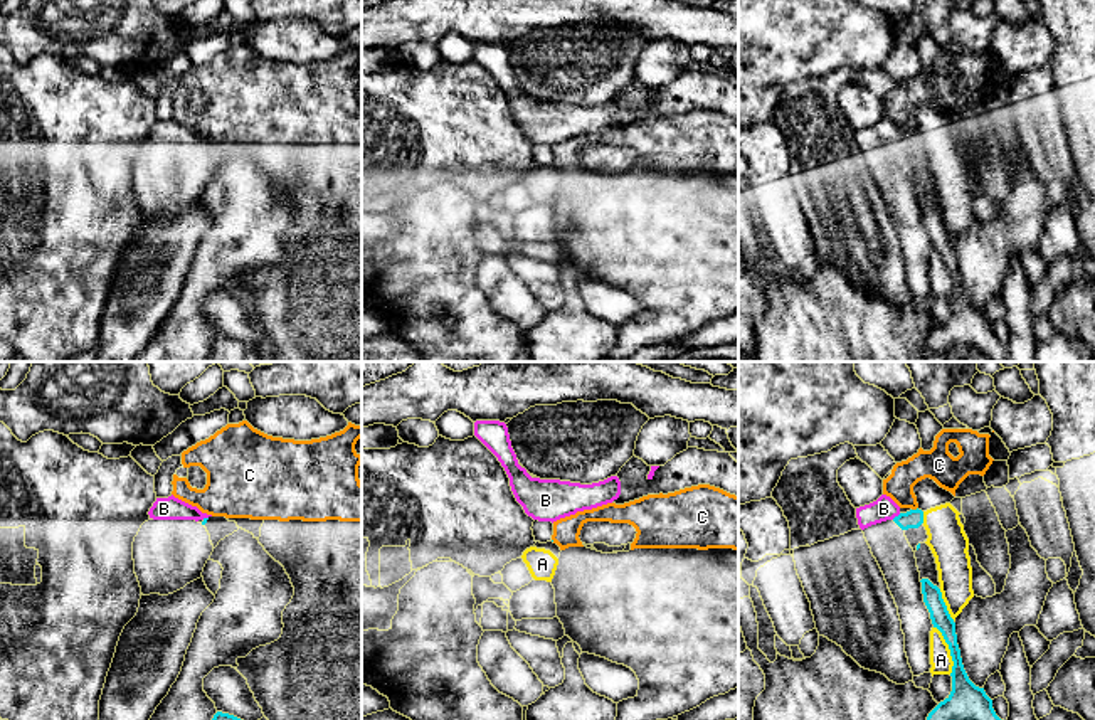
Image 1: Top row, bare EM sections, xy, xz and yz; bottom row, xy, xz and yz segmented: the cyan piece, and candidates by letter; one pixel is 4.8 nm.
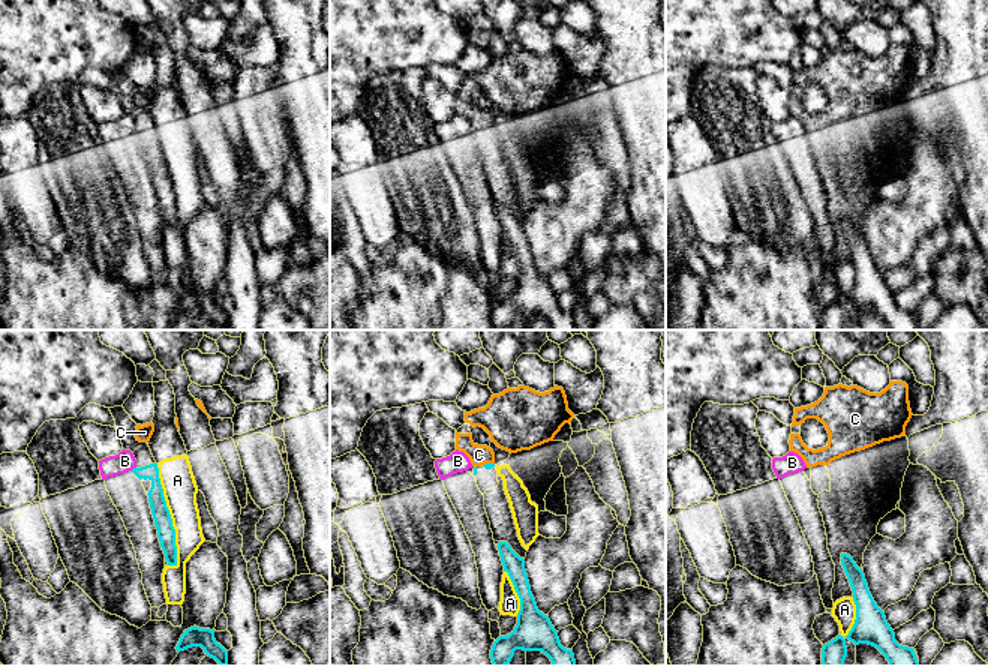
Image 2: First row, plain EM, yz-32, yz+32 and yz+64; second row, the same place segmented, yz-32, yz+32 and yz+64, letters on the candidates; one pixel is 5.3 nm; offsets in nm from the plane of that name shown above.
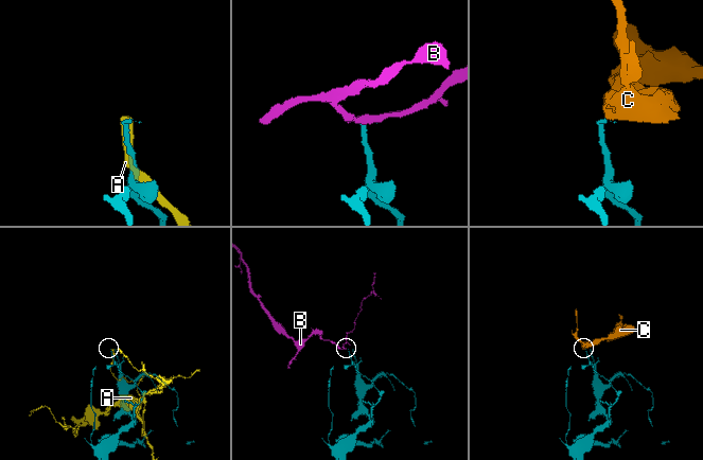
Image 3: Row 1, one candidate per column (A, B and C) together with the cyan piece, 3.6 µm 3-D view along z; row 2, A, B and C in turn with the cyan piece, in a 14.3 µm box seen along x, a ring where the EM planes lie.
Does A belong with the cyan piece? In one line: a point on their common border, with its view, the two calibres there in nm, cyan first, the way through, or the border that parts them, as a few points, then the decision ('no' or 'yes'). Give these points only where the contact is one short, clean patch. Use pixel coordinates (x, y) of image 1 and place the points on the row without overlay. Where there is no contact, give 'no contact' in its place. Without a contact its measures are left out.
meets cyan in yz at (949, 271); 150 nm thick on the cyan side, 110 nm on the other; no

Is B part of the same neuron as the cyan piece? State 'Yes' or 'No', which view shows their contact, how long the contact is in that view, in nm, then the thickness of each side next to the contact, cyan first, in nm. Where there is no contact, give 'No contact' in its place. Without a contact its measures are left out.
No. Touches cyan in yz. Shared border 50 nm. Thickness 90 nm (cyan) against 110 nm

